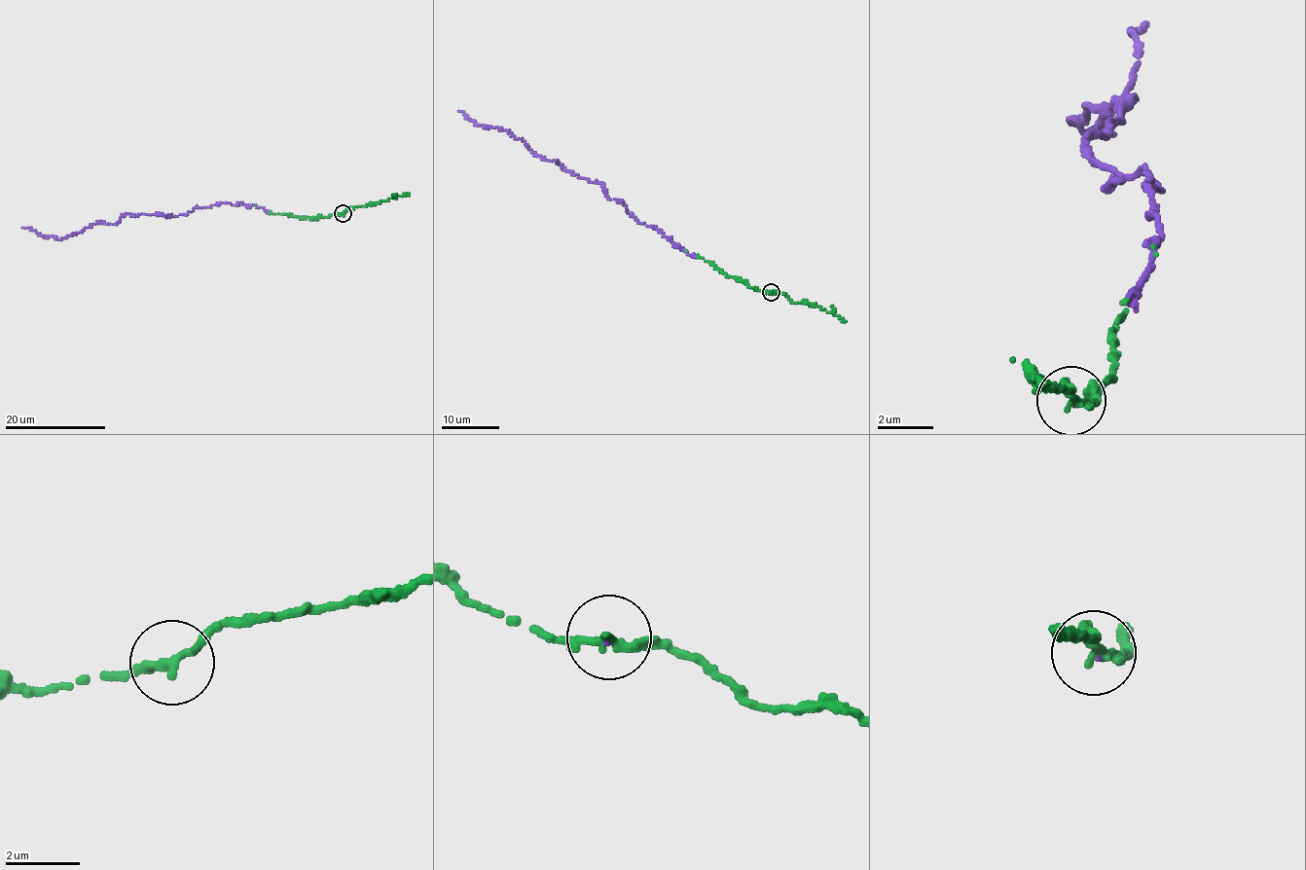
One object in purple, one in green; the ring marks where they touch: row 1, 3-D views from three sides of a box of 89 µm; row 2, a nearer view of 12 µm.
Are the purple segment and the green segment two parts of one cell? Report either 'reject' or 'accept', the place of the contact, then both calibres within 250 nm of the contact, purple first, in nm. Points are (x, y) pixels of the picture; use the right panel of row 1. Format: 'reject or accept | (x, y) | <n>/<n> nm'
accept | (1070, 401) | 50/240 nm

